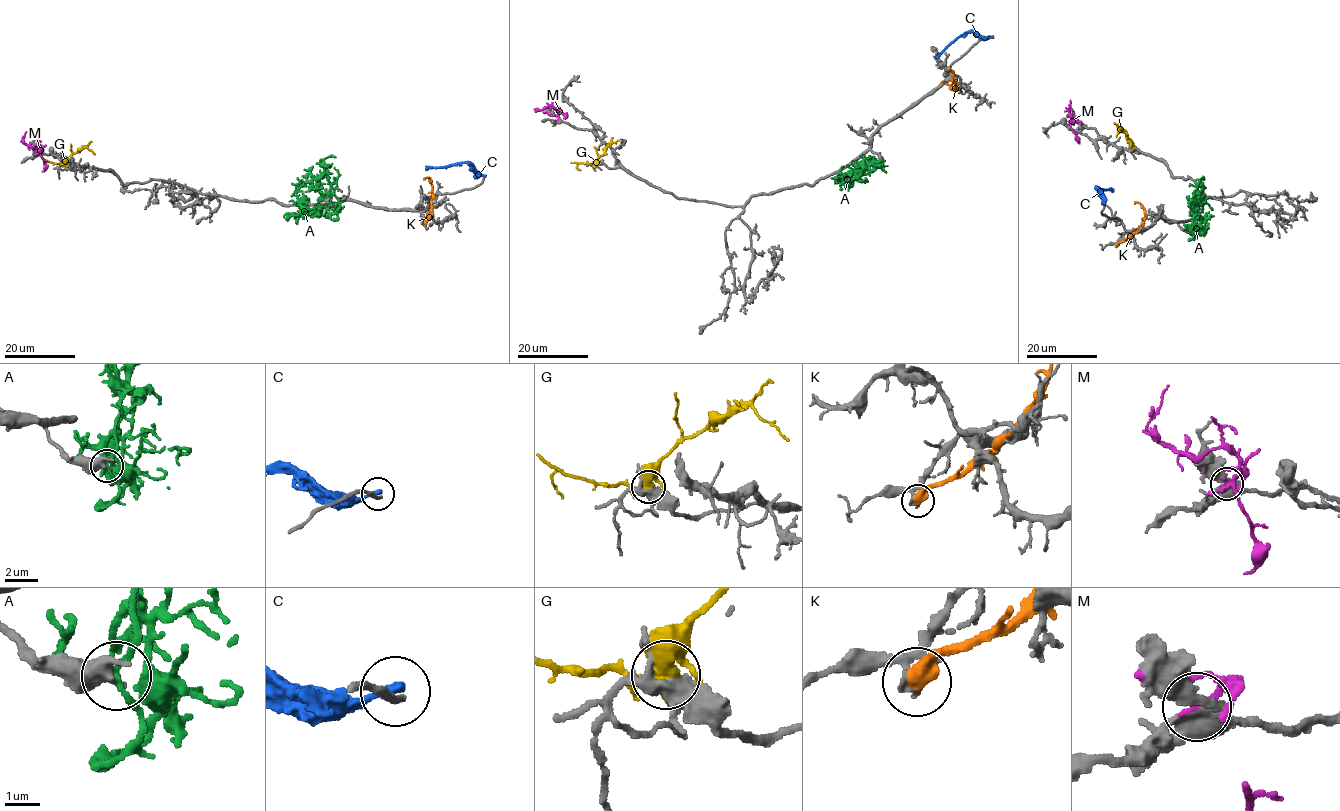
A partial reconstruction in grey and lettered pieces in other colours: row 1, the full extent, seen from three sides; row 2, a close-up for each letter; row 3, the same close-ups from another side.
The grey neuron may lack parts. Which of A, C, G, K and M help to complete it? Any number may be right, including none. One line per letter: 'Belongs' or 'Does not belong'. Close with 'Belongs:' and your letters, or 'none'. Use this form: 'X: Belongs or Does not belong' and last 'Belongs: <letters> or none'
A: Does not belong
C: Does not belong
G: Does not belong
K: Does not belong
M: Does not belong
Belongs: none

